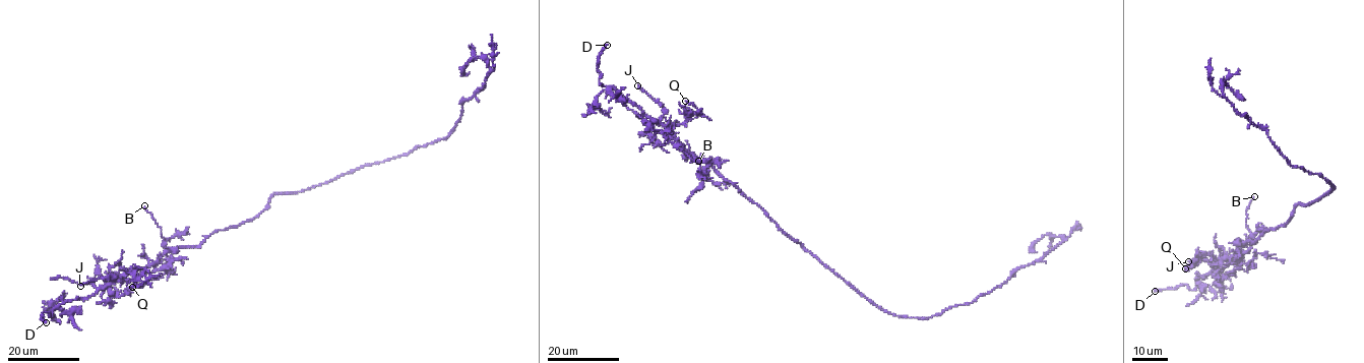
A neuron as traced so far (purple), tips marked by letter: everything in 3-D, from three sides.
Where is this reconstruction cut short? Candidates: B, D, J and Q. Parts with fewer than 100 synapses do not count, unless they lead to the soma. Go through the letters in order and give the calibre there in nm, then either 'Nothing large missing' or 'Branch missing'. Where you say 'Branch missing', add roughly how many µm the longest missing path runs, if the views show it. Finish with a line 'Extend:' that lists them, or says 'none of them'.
B: Thickness 110 nm. Nothing large missing
D: Thickness 170 nm. Branch missing. Missing length about 9 µm
J: Thickness 150 nm. Nothing large missing
Q: Thickness 140 nm. Nothing large missing
Extend: D

